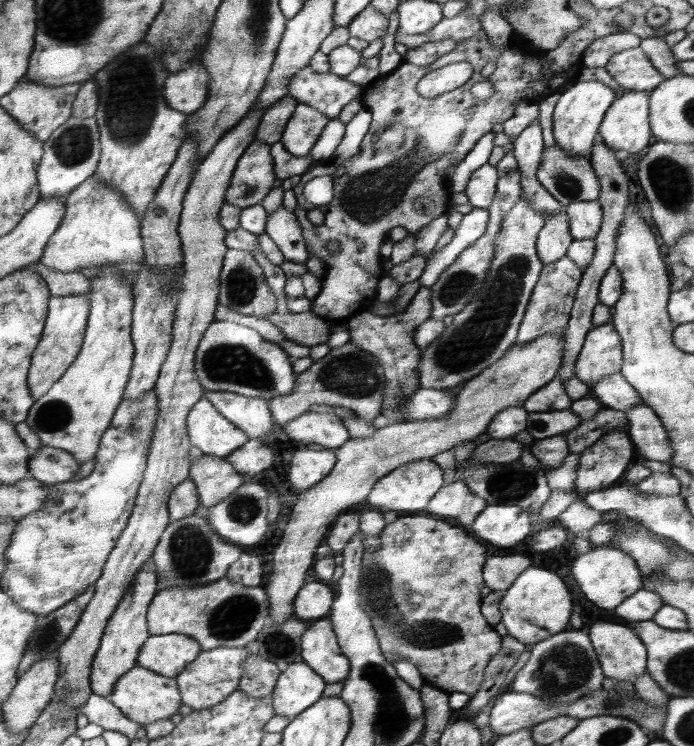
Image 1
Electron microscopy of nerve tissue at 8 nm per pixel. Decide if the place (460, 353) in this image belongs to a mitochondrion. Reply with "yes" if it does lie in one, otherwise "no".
yes

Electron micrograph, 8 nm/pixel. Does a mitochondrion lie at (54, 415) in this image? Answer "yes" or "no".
yes

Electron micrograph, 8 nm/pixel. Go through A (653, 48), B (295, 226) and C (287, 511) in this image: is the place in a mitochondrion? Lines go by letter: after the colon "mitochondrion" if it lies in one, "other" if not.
A: other
B: other
C: other

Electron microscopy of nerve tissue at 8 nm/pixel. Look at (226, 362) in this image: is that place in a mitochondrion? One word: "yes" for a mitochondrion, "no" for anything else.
yes

